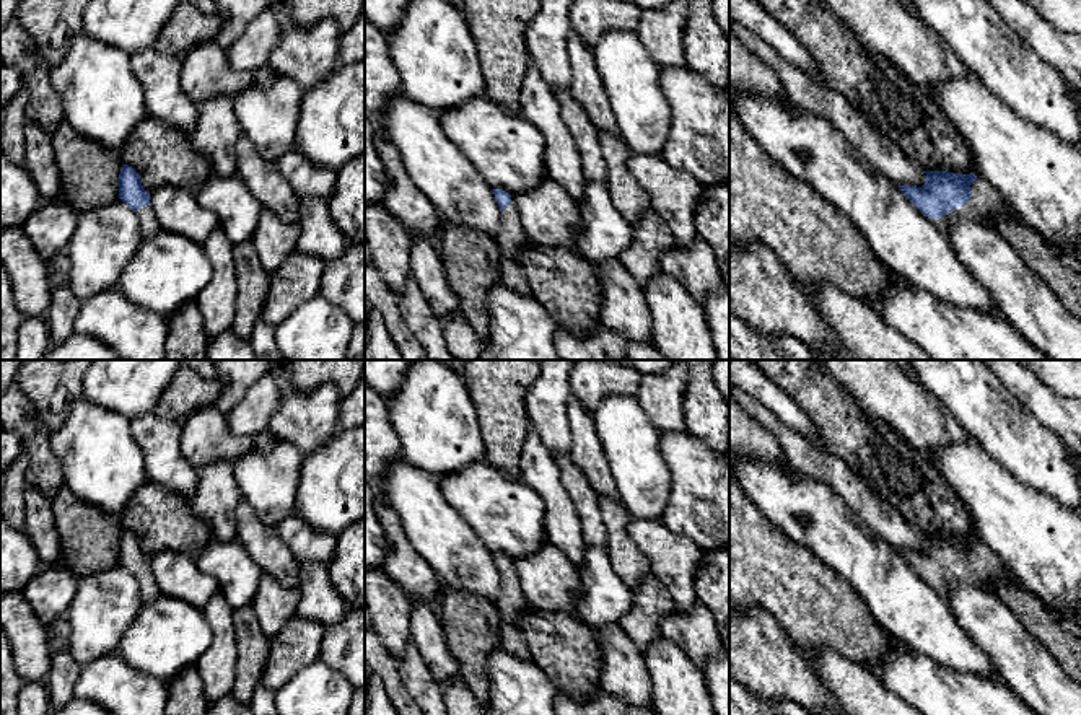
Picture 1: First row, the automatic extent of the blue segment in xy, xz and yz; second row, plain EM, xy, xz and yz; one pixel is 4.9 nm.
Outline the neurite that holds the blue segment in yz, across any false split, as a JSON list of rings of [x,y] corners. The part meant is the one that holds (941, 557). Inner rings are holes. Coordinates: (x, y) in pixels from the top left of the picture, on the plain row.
[[[925,536],[925,549],[899,551],[902,559],[930,583],[946,586],[964,581],[993,591],[1000,583],[1019,583],[1011,568],[982,541],[948,536]]]

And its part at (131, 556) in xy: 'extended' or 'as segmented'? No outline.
extended

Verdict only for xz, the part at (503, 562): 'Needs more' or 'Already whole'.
Needs more

